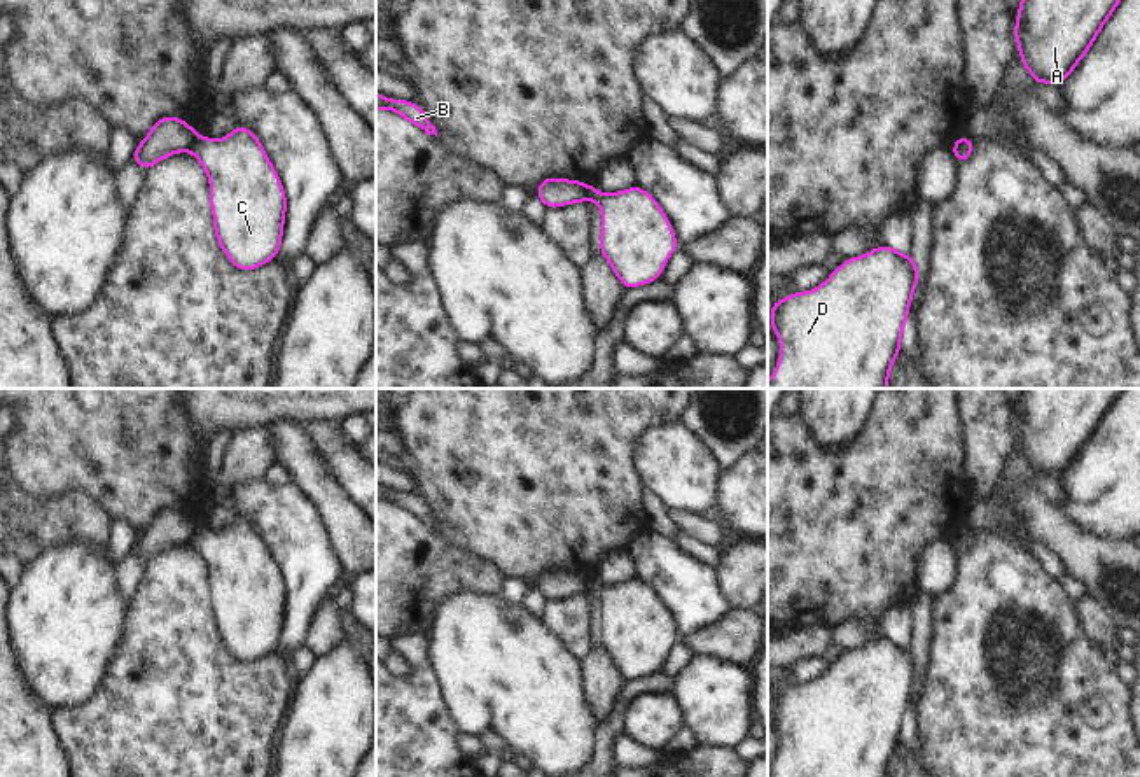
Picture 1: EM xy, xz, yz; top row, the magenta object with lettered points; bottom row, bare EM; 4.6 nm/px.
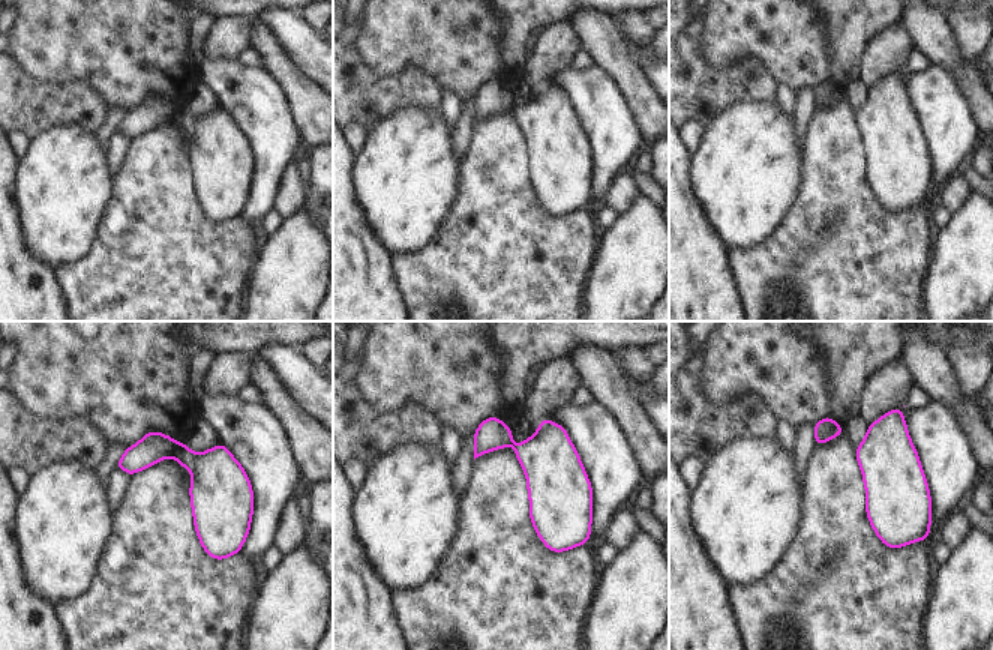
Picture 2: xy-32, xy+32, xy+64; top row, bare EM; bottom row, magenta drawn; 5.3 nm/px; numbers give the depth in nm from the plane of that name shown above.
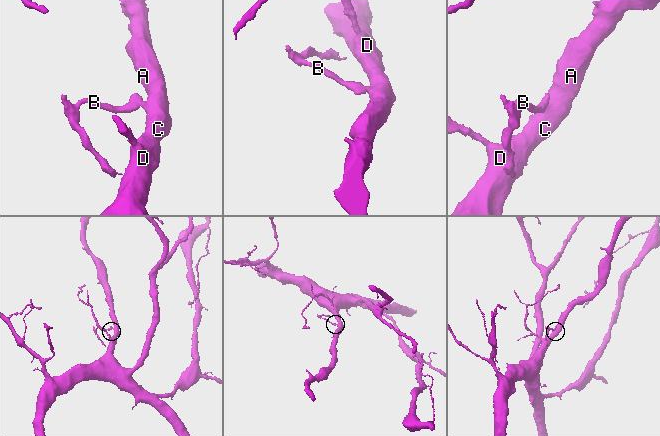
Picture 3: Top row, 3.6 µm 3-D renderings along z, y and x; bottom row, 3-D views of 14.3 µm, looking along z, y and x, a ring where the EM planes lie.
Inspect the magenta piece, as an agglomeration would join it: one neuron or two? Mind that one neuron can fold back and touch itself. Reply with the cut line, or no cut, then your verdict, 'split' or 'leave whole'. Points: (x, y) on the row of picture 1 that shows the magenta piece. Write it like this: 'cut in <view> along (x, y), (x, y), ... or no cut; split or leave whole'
cut in xz along (586, 186), (588, 198); split

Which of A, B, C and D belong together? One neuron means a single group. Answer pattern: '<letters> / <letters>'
A C D / B

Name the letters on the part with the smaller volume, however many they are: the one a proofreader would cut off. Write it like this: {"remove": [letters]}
{"remove": ["B"]}

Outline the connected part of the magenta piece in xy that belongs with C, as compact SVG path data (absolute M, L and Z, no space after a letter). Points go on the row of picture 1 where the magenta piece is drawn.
M236 124L219 140L198 136L189 150L208 175L213 231L231 264L252 271L275 261L287 196L261 140Z

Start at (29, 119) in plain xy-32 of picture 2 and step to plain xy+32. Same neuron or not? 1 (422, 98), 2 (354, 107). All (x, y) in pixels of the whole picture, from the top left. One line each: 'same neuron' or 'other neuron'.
1: same neuron
2: same neuron

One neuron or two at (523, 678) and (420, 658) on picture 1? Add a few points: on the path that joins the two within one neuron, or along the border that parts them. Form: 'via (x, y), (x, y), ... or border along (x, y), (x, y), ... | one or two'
border along (425, 634), (430, 672), (444, 699) | two

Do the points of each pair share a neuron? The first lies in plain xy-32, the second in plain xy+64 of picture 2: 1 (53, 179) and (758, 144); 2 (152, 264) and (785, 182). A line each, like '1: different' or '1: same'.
1: same
2: different

